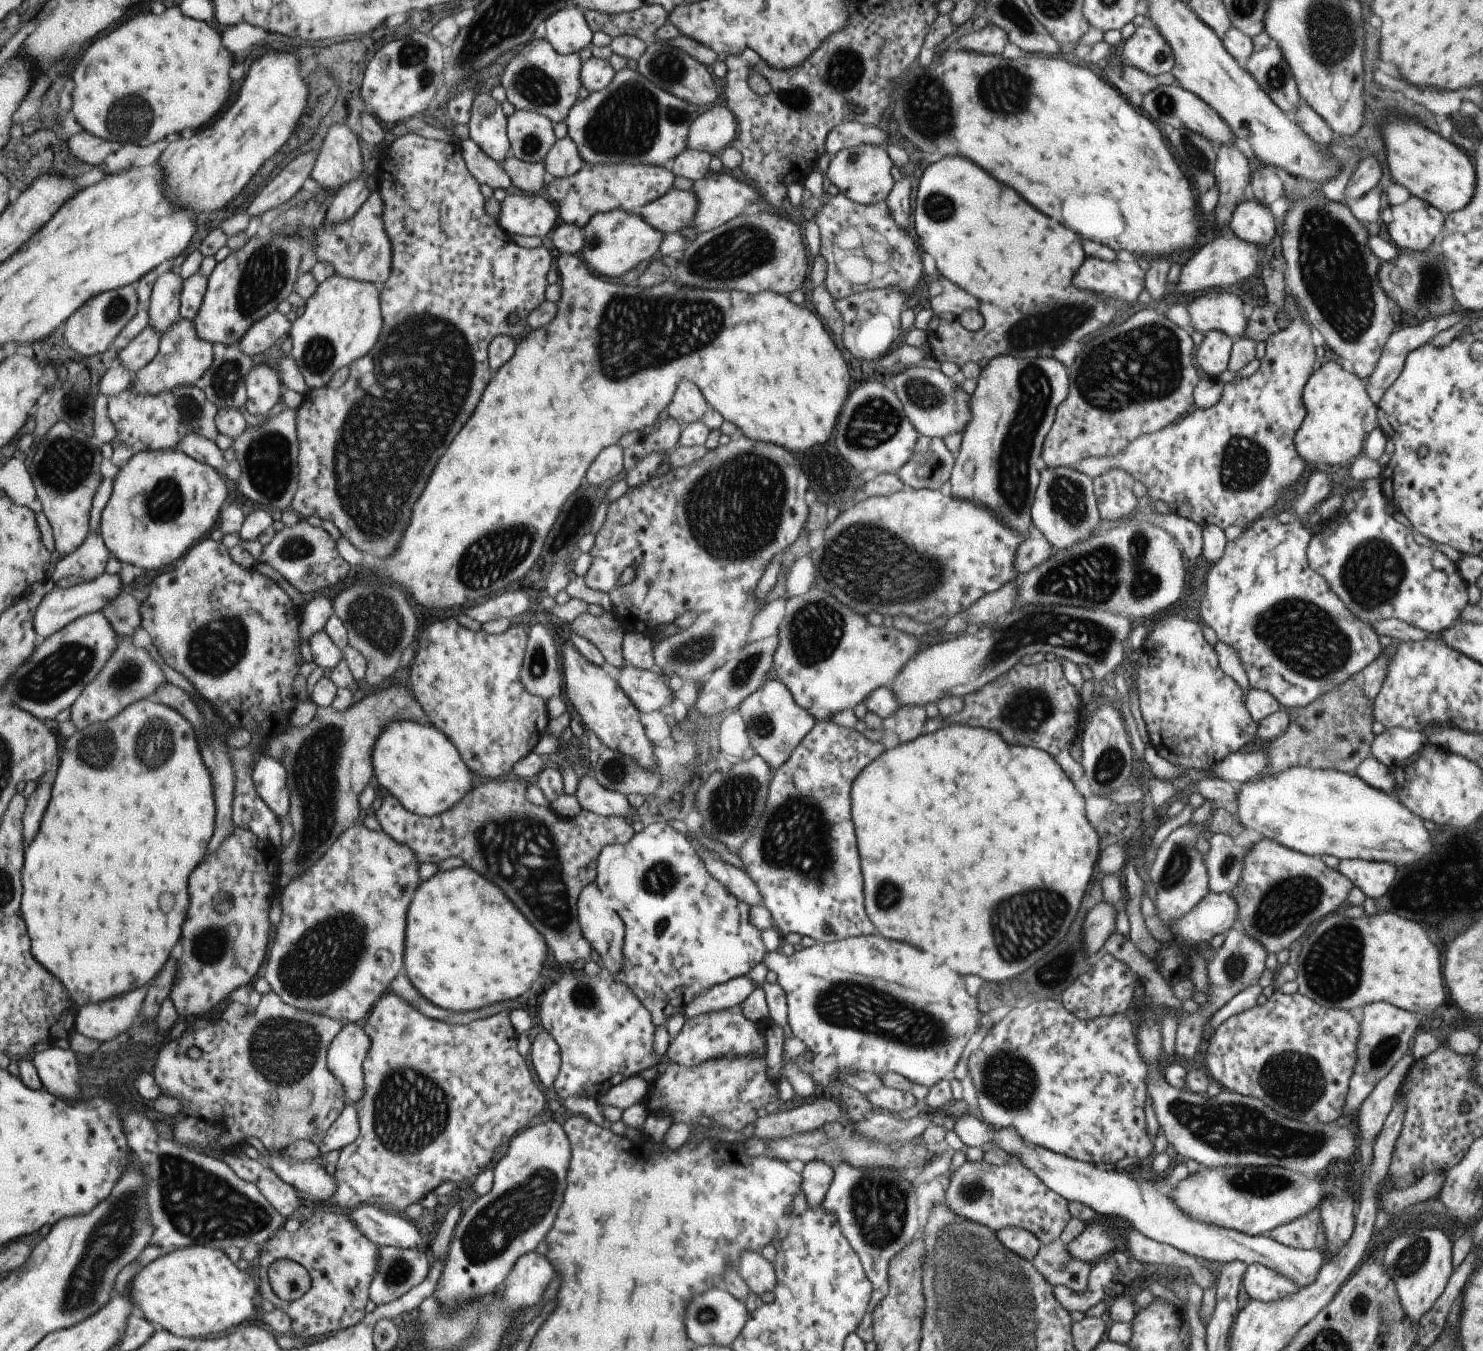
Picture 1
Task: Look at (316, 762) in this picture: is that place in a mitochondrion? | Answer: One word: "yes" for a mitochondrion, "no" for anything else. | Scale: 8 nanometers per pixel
yes

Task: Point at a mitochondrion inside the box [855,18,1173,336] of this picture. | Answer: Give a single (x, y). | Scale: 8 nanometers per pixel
(925, 96)

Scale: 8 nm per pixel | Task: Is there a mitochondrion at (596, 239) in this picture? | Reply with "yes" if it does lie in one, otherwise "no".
yes

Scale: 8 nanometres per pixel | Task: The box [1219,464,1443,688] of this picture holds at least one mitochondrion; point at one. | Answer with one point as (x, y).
(1307, 639)

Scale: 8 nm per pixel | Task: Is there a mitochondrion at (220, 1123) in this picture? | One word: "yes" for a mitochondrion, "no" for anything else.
no

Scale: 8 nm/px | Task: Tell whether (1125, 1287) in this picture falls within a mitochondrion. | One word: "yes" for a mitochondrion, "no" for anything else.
no

